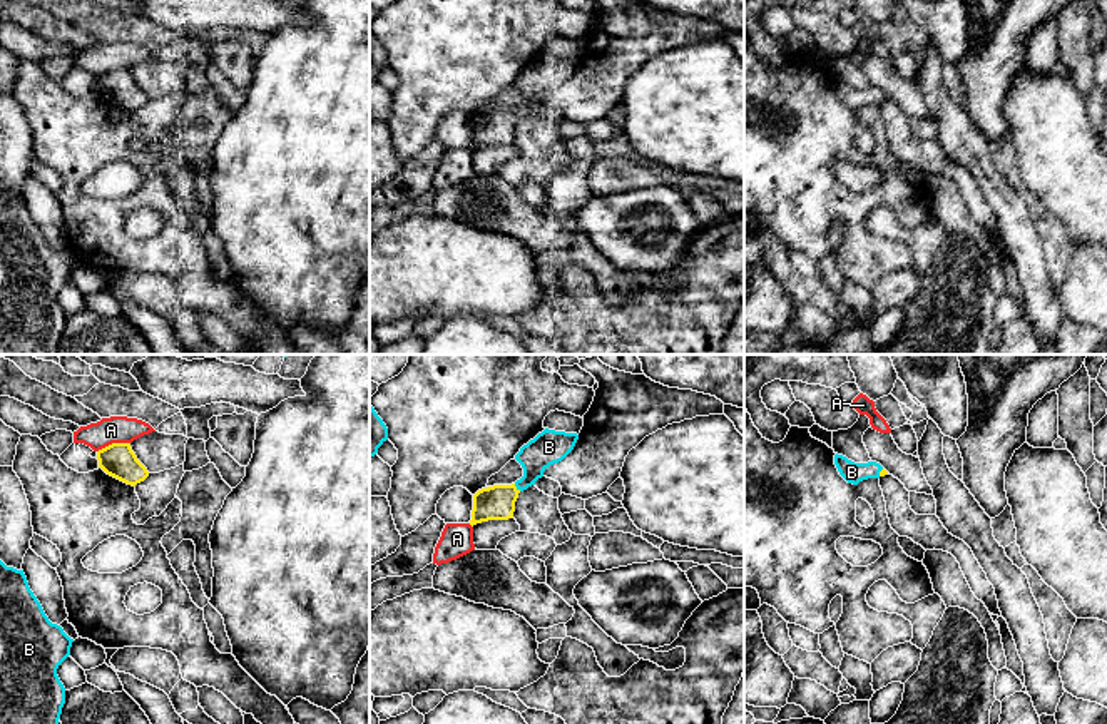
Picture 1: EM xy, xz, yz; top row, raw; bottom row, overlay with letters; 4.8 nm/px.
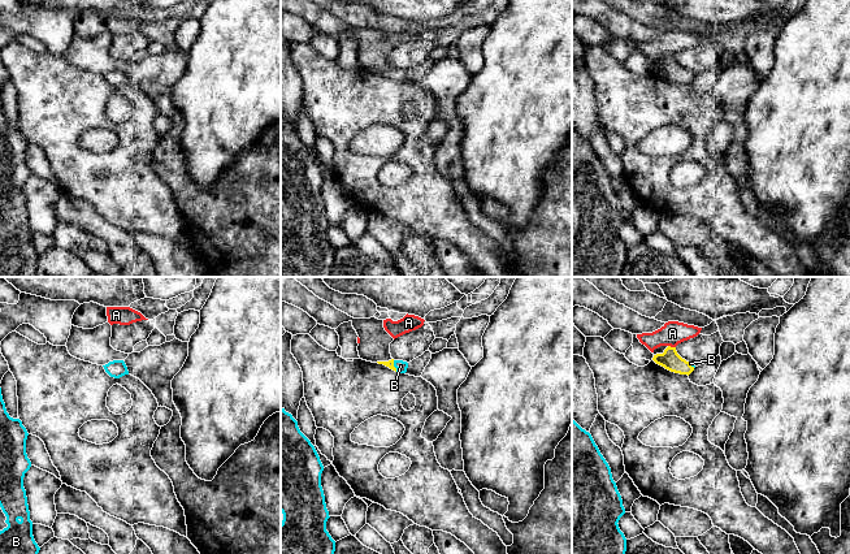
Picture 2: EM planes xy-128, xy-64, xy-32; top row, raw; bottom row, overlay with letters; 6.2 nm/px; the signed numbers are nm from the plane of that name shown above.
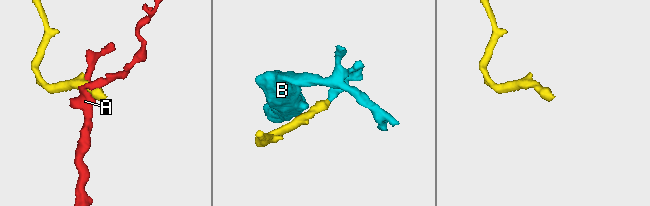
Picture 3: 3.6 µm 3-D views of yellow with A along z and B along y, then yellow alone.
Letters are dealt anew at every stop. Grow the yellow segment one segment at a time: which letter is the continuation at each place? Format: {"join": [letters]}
{"join": ["B"]}

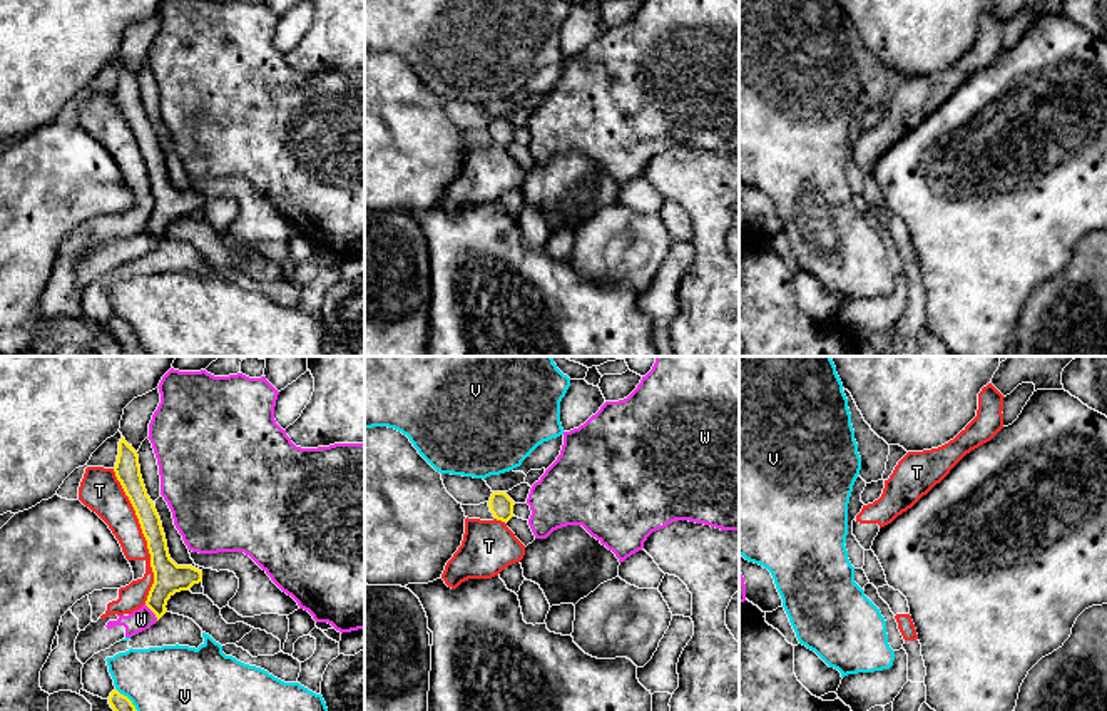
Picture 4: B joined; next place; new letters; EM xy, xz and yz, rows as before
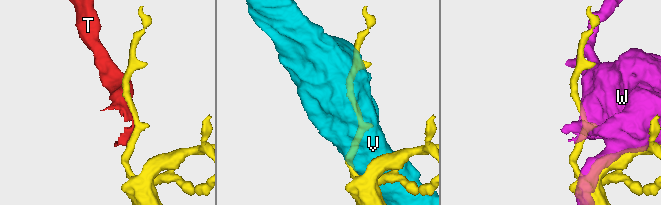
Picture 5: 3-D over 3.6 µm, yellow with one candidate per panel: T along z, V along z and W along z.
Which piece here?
{"join": []}

